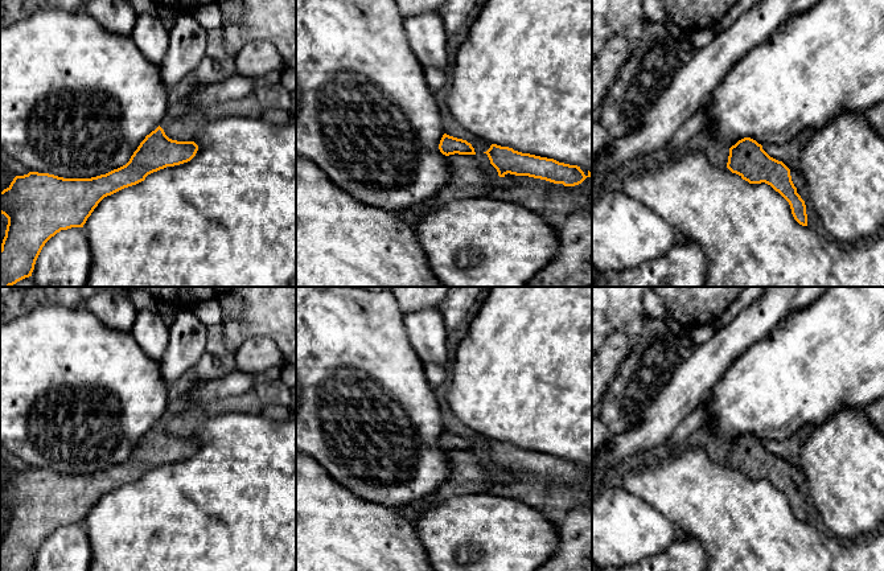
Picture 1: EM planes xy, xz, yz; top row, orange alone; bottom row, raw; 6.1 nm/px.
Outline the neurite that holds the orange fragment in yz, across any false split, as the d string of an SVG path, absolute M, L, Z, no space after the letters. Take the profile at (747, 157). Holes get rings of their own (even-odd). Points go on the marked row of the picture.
M744 137L732 145L727 168L749 184L770 185L789 202L794 219L807 226L806 205L797 193L790 169L782 161L770 157L756 140Z

